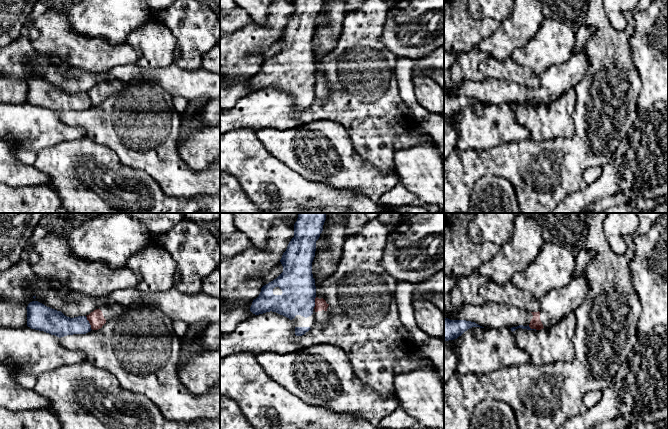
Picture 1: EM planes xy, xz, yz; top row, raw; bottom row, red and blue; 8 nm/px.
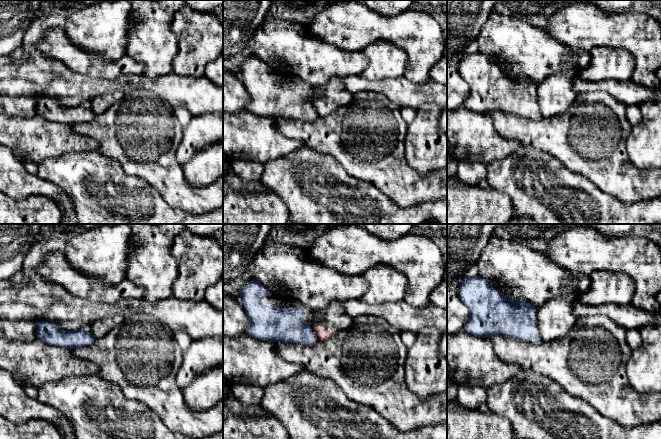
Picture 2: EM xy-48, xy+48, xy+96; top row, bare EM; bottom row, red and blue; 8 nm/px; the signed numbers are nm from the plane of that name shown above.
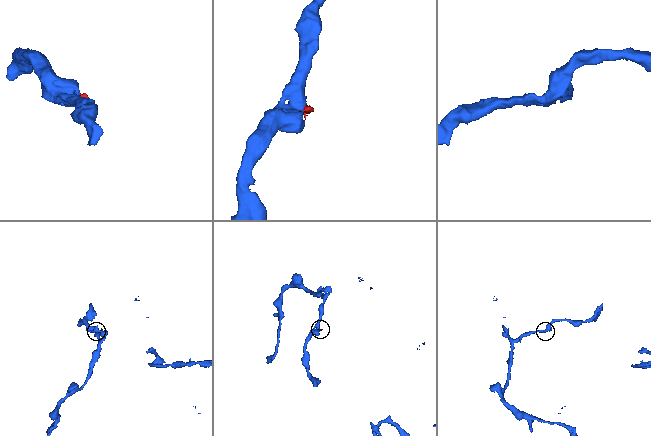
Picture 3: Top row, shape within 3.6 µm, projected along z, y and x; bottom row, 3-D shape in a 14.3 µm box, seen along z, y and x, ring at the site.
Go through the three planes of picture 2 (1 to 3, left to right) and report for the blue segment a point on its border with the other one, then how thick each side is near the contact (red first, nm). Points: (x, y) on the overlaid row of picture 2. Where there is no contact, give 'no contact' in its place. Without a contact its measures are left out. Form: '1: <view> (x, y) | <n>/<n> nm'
1: no contact
2: xy+48 (315, 333) | 110/240 nm
3: no contact

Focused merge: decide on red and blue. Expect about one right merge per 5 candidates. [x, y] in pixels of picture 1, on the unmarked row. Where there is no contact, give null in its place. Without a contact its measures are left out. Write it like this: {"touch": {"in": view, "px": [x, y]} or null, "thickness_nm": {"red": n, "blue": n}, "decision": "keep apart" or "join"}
{"touch": {"in": "xy", "px": [89, 98]}, "thickness_nm": {"red": 130, "blue": 180}, "decision": "keep apart"}

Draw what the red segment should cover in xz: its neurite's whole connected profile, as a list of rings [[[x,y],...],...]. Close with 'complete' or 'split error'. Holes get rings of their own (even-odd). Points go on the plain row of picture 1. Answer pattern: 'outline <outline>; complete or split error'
outline [[[316,67],[315,74],[315,97],[319,100],[327,100],[330,95],[334,93],[334,90],[331,90],[327,87],[329,80],[321,73],[321,71]]]; split error

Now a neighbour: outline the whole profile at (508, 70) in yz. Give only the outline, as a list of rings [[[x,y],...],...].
[[[489,56],[480,62],[478,68],[484,78],[495,78],[520,85],[527,84],[530,88],[540,86],[539,76],[529,68],[516,63],[511,57],[497,60]]]

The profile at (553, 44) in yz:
[[[545,18],[532,39],[523,48],[513,51],[510,57],[540,76],[547,68],[568,61],[575,43],[576,33],[567,23]]]

